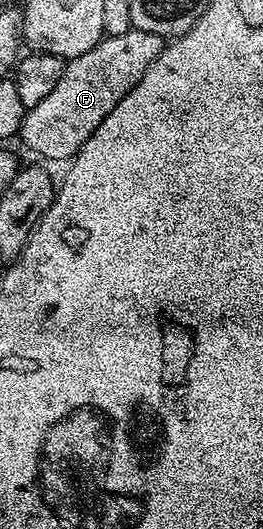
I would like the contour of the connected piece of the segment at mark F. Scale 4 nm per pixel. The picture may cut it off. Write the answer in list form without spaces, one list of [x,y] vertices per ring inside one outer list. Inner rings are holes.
[[[134,28],[128,33],[104,37],[88,53],[69,60],[60,81],[56,83],[56,88],[38,105],[27,110],[18,134],[19,140],[22,139],[34,152],[54,161],[65,162],[74,158],[108,113],[142,80],[144,73],[165,47],[166,41],[163,36]]]

